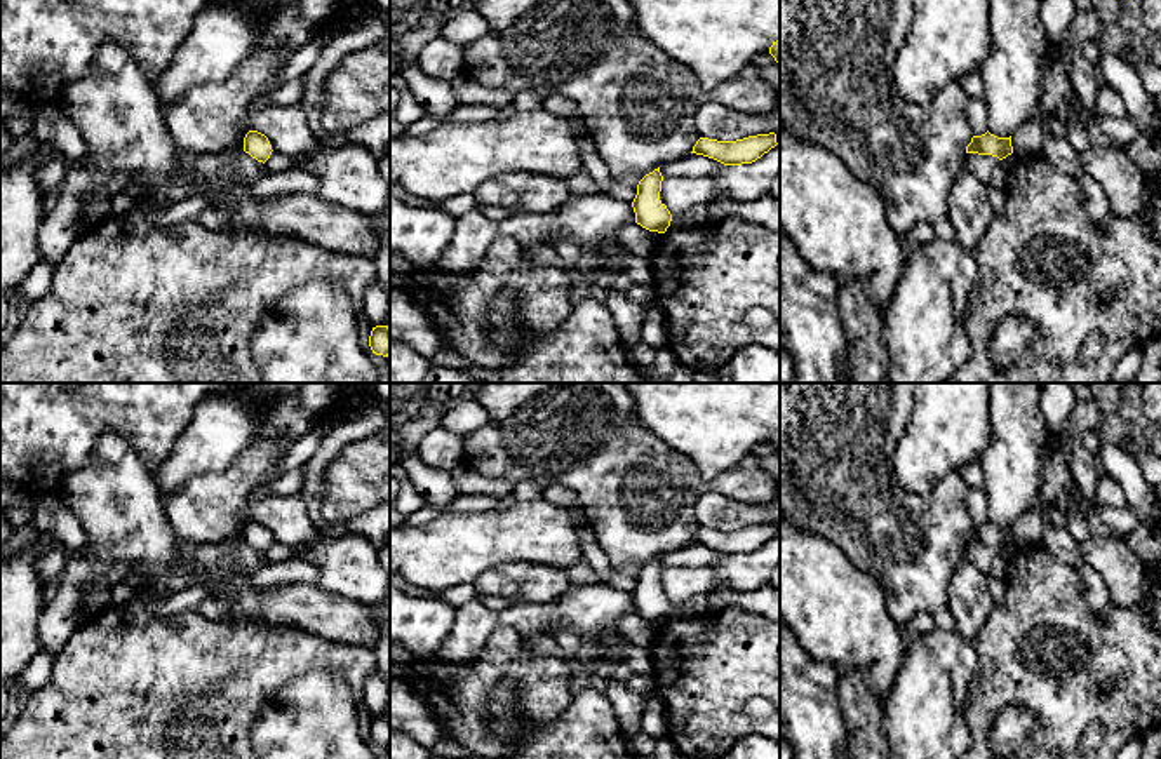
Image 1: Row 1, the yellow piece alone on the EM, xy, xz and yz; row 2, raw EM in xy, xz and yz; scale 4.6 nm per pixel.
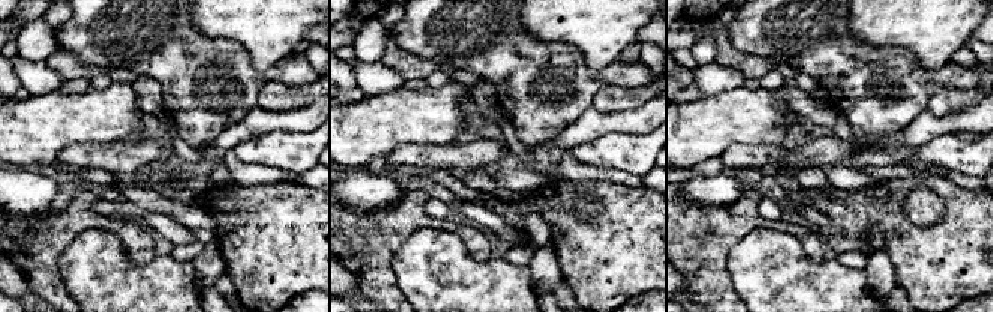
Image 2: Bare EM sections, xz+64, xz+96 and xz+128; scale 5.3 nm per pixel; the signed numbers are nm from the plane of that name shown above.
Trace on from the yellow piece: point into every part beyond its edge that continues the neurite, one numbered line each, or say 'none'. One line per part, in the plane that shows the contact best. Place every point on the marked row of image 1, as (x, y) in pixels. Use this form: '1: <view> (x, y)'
none

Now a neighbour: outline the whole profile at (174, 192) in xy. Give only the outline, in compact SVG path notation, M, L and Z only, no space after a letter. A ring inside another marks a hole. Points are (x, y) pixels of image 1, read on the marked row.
M171 183L162 186L153 186L153 188L169 204L176 204L193 193L190 183Z

